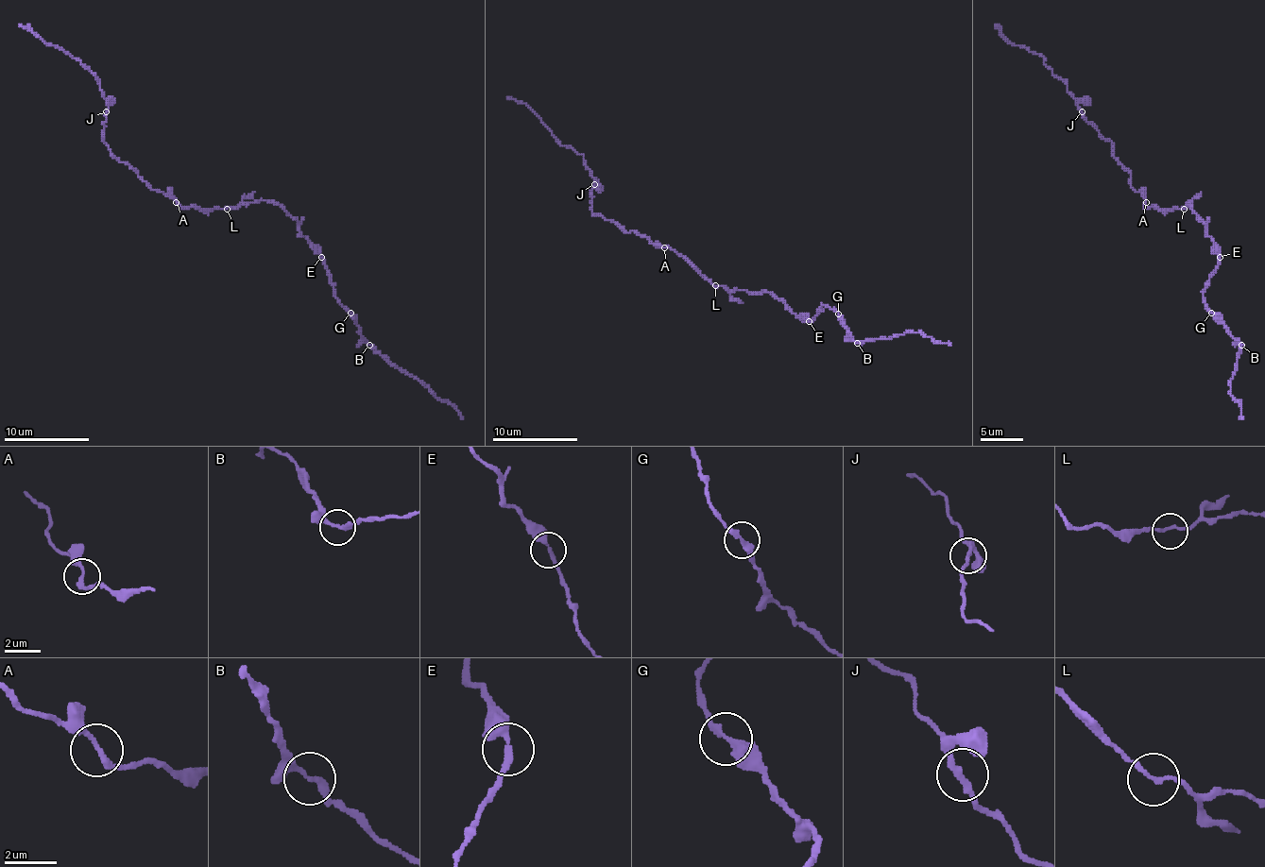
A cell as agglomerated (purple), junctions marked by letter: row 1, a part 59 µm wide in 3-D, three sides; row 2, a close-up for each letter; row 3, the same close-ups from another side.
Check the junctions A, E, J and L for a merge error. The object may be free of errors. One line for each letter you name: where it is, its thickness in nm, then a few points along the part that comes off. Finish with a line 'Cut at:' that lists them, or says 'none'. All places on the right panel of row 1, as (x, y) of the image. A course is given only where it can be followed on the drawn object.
Cut at: none

